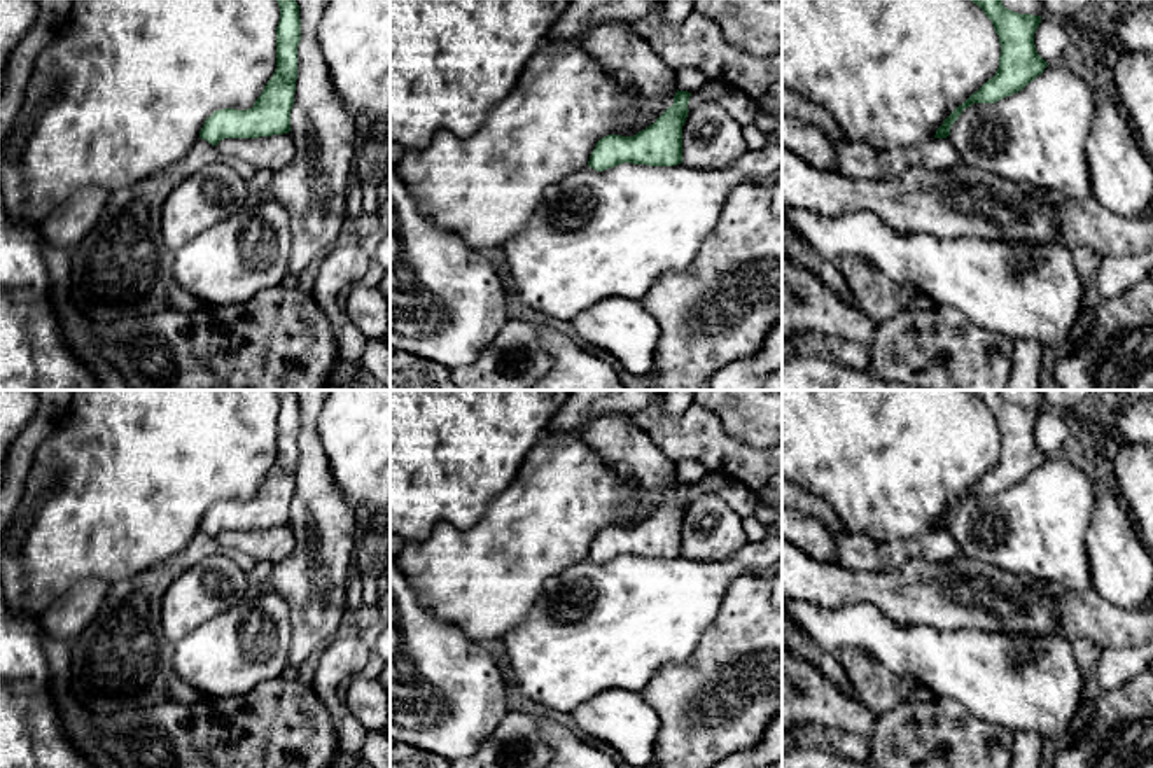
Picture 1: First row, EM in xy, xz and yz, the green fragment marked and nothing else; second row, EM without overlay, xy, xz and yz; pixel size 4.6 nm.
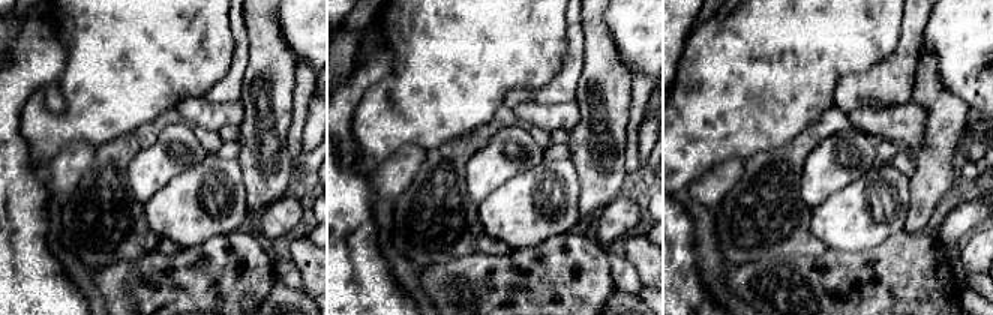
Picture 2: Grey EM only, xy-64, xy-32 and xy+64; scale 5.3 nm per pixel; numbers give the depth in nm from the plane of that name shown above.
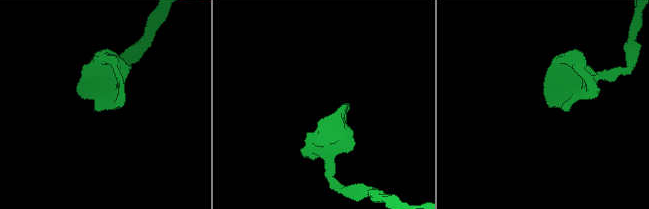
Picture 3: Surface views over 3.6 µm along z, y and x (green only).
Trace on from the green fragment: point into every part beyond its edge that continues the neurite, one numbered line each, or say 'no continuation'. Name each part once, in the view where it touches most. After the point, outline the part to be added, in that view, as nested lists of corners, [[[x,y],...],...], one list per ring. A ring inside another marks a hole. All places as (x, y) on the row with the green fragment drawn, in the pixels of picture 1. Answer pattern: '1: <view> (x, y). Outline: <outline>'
no continuation

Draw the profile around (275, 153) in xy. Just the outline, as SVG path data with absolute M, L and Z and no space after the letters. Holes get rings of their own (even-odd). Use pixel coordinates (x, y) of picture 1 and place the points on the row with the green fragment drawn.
M290 133L259 136L259 138L224 138L217 143L224 161L247 163L250 168L283 170L296 156L296 145Z

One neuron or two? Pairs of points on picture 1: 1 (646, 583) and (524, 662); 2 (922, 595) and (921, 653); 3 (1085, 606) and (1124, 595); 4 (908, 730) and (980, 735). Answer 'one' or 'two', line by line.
1: one
2: two
3: two
4: one

